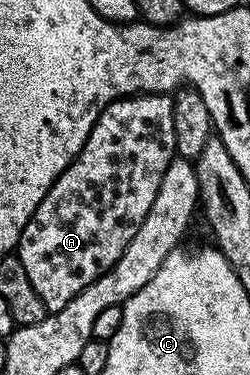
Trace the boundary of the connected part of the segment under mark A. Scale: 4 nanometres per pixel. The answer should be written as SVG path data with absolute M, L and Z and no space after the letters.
M170 94L115 99L99 114L78 157L59 174L19 238L19 260L25 265L25 273L29 273L37 297L41 297L49 313L65 309L81 289L93 285L93 281L104 275L119 260L121 253L125 253L125 245L129 245L137 229L141 229L141 221L145 221L145 213L153 206L161 179L174 158L175 126Z

